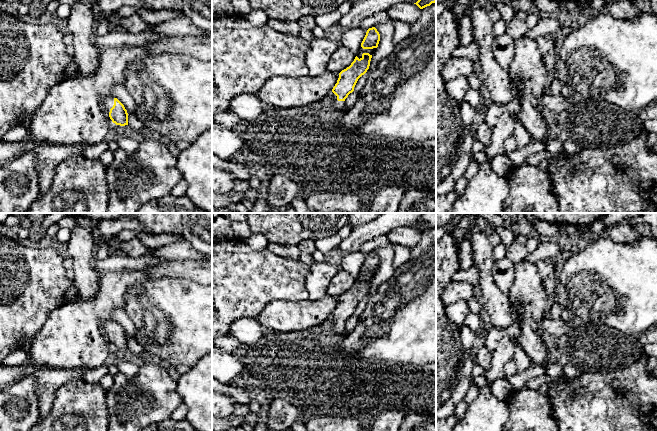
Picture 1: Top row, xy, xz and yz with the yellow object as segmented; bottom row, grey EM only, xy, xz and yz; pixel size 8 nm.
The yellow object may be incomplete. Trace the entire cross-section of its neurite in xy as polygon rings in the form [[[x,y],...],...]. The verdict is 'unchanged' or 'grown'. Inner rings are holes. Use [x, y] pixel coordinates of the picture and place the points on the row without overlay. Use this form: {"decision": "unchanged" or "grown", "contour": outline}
{"decision": "grown", "contour": [[[114,321],[104,323],[103,330],[113,347],[120,350],[128,349],[128,337],[124,329]]]}

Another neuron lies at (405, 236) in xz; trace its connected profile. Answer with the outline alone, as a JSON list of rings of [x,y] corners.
[[[398,227],[386,235],[390,243],[411,249],[420,241],[422,233],[414,227]]]

